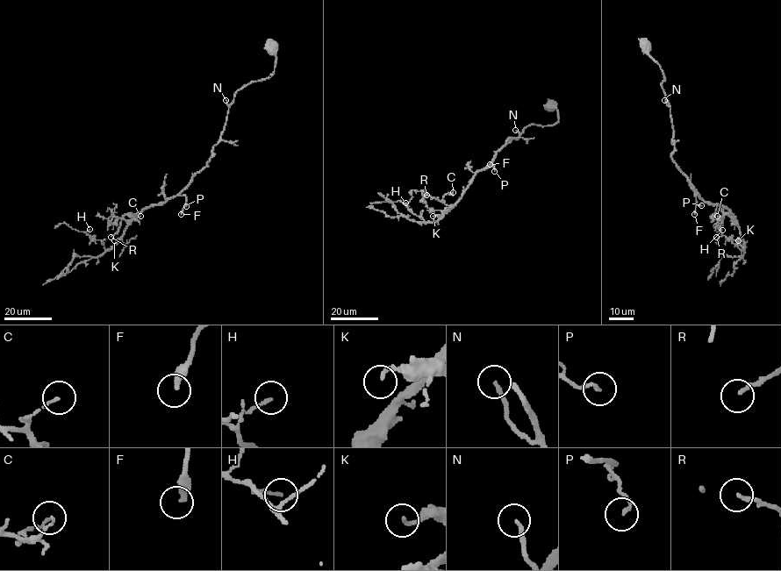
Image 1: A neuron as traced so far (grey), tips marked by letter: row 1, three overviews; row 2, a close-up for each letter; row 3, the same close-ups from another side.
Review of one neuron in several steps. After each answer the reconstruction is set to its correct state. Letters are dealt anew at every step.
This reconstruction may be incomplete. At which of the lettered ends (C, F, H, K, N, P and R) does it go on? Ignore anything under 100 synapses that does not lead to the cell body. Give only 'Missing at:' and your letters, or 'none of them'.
Missing at: none of them

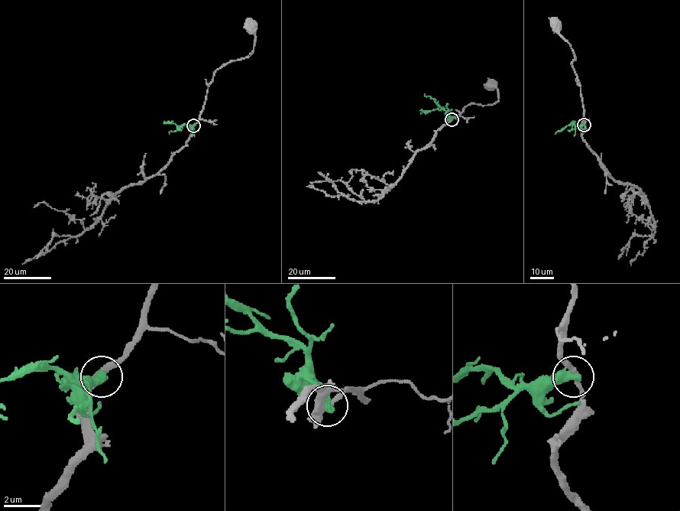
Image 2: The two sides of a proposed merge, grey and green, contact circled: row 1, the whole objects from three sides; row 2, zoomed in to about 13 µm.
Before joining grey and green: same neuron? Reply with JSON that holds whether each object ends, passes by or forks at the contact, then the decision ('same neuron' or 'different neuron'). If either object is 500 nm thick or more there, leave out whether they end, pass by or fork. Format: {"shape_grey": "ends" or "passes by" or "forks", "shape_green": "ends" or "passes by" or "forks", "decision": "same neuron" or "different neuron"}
{"decision": "different neuron"}

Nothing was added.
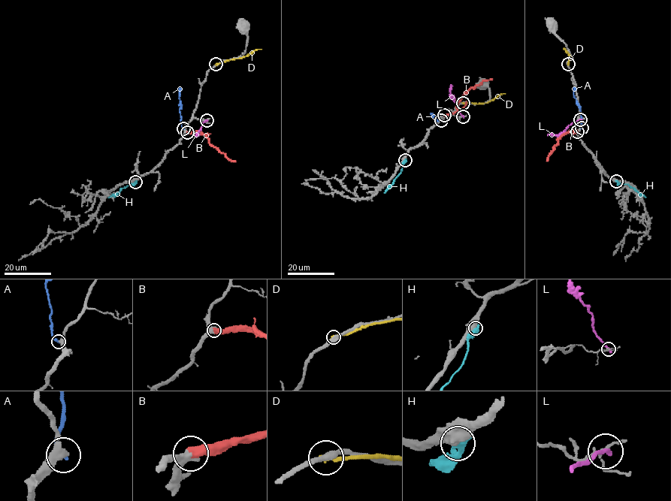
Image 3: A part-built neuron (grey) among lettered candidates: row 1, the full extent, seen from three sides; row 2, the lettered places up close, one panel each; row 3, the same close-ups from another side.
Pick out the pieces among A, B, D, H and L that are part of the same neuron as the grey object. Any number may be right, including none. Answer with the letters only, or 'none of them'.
B

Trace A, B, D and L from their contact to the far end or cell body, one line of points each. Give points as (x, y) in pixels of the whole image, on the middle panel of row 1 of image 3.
A: (441, 120), (434, 119), (432, 114)
B: (444, 115), (456, 111), (456, 104), (465, 93), (484, 80), (492, 78)
D: (463, 103), (488, 102), (501, 94), (506, 94)
L: (463, 116), (450, 96), (451, 84)

